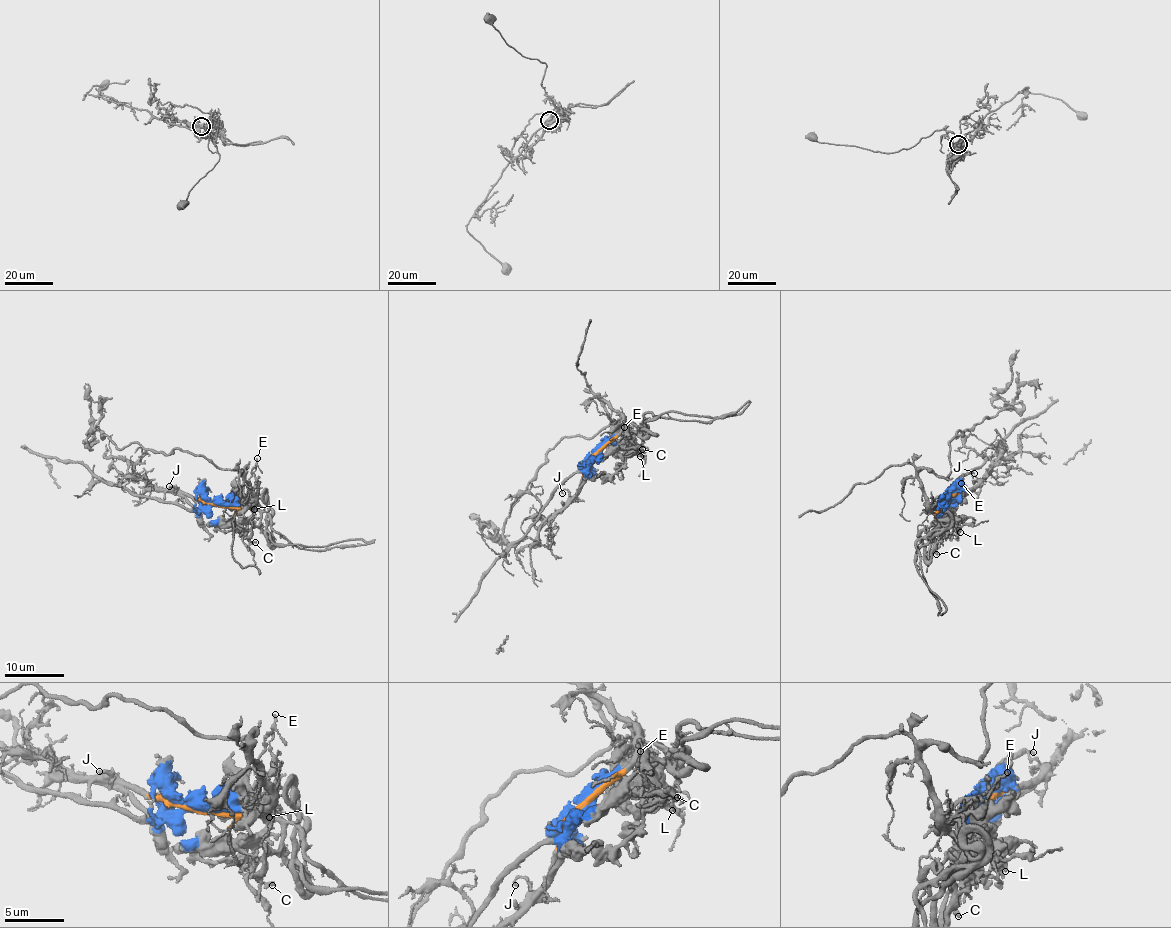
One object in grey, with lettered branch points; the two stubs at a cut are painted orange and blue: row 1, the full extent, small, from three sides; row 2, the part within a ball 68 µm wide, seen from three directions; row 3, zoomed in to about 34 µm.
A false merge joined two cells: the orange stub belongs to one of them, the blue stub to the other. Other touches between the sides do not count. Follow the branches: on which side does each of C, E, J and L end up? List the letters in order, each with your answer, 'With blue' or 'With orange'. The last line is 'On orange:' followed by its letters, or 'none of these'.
C: With blue
E: With blue
J: With orange
L: With blue
On orange: J

